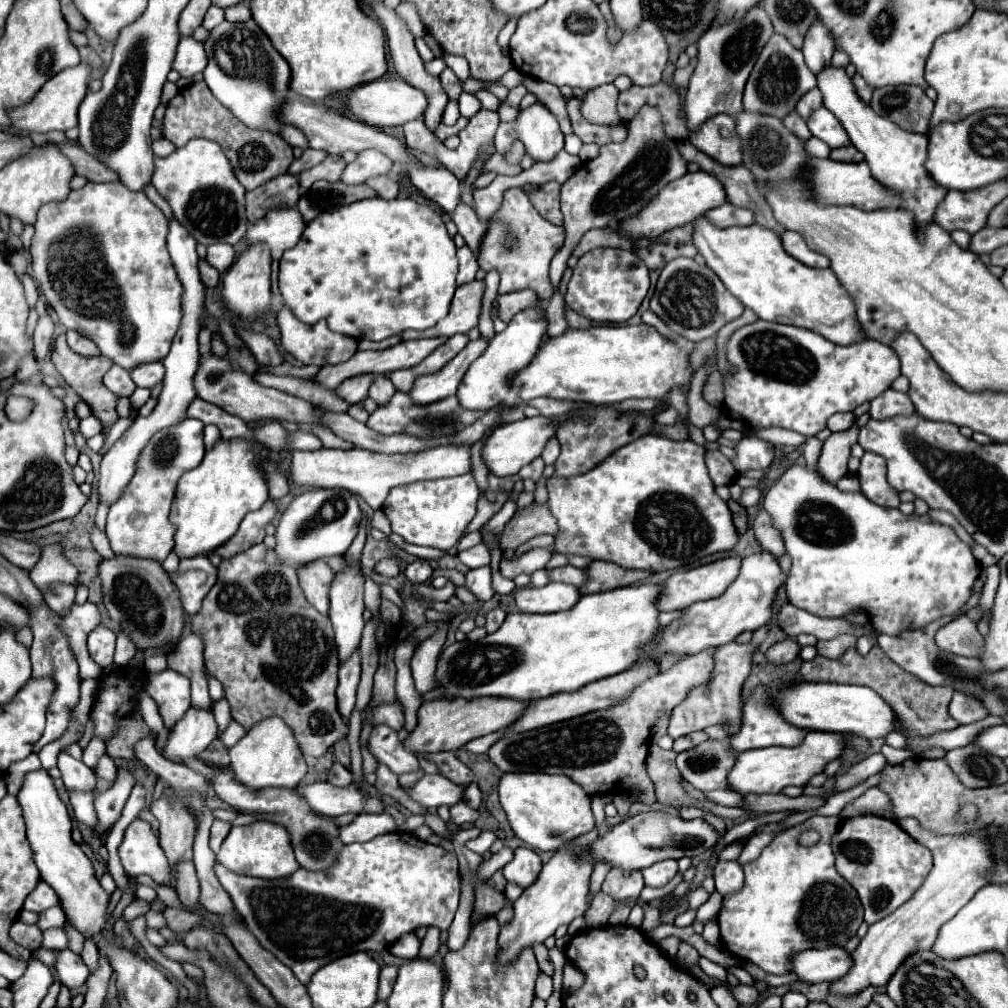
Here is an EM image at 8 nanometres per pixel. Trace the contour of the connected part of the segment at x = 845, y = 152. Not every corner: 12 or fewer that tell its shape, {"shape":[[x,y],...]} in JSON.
{"shape":[[852,144],[832,150],[830,158],[840,162],[864,160]]}

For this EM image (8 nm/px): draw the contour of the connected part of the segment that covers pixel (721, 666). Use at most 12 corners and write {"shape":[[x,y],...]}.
{"shape":[[768,634],[716,650],[706,686],[674,708],[672,738],[742,724],[742,686]]}

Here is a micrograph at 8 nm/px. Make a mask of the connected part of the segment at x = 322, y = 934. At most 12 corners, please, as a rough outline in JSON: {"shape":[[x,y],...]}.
{"shape":[[406,832],[324,872],[216,876],[302,984],[448,930],[456,854]]}

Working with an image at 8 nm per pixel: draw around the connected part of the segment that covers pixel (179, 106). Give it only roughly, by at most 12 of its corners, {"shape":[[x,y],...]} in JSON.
{"shape":[[194,82],[170,100],[176,148],[218,142],[246,190],[286,174],[292,146],[234,118]]}

